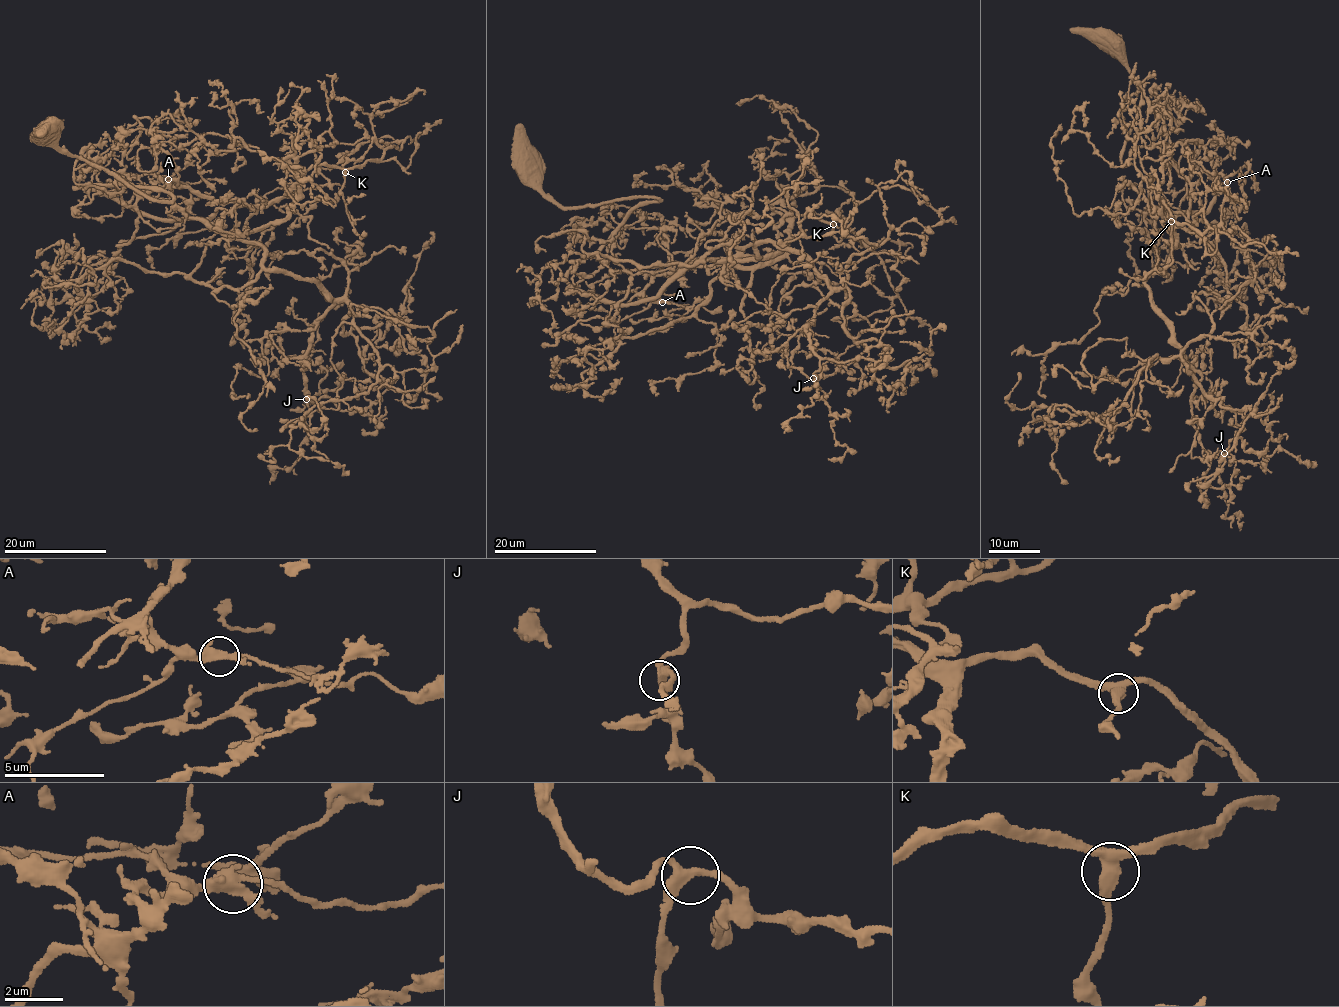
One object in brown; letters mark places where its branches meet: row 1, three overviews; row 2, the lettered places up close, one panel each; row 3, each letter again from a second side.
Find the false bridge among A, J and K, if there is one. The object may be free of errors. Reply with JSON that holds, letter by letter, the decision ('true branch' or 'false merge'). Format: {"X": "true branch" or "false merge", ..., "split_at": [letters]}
{"A": "true branch", "J": "true branch", "K": "true branch", "split_at": []}

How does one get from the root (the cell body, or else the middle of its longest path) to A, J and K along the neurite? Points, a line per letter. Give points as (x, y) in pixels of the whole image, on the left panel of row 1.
A: (50, 133), (153, 199), (172, 198), (131, 184), (128, 205), (187, 186), (151, 180), (168, 179)
J: (50, 133), (172, 198), (131, 184), (128, 205), (177, 187), (240, 201), (264, 267), (332, 302), (306, 399)
K: (50, 133), (172, 198), (131, 184), (128, 205), (181, 186), (265, 205), (301, 193), (313, 166), (345, 172)

